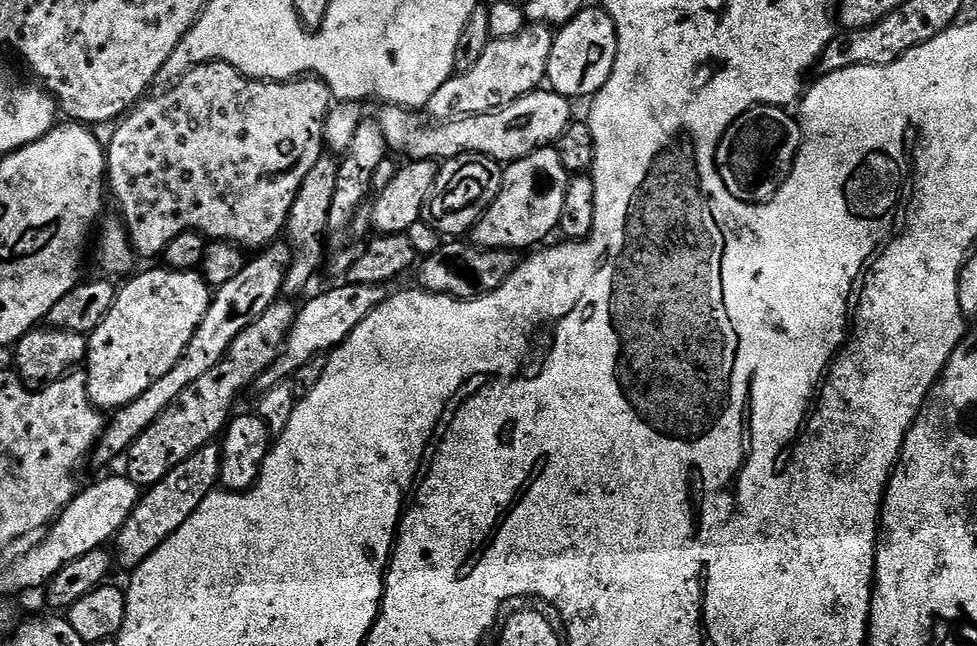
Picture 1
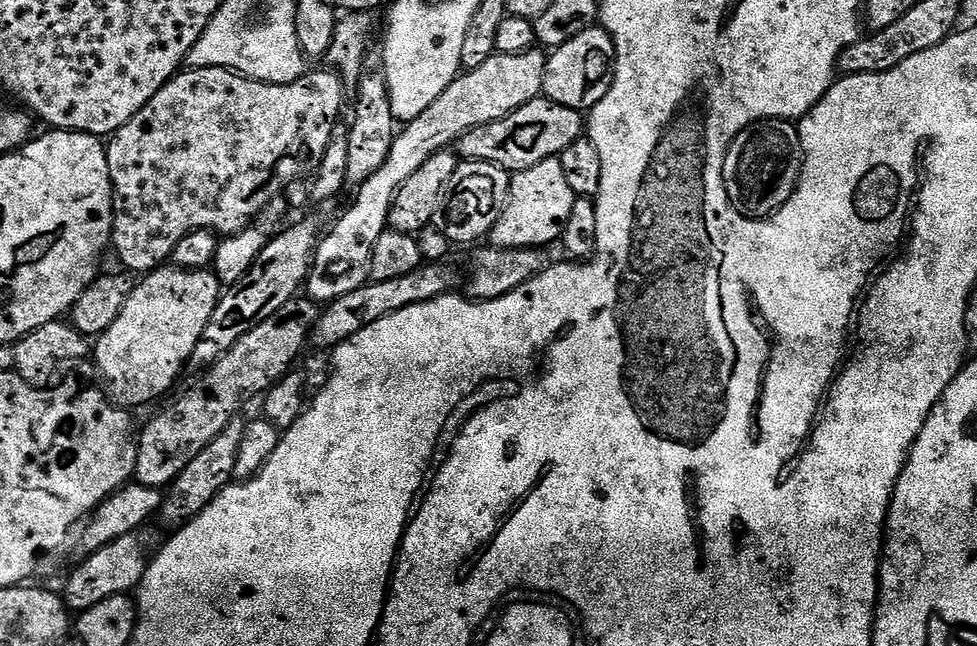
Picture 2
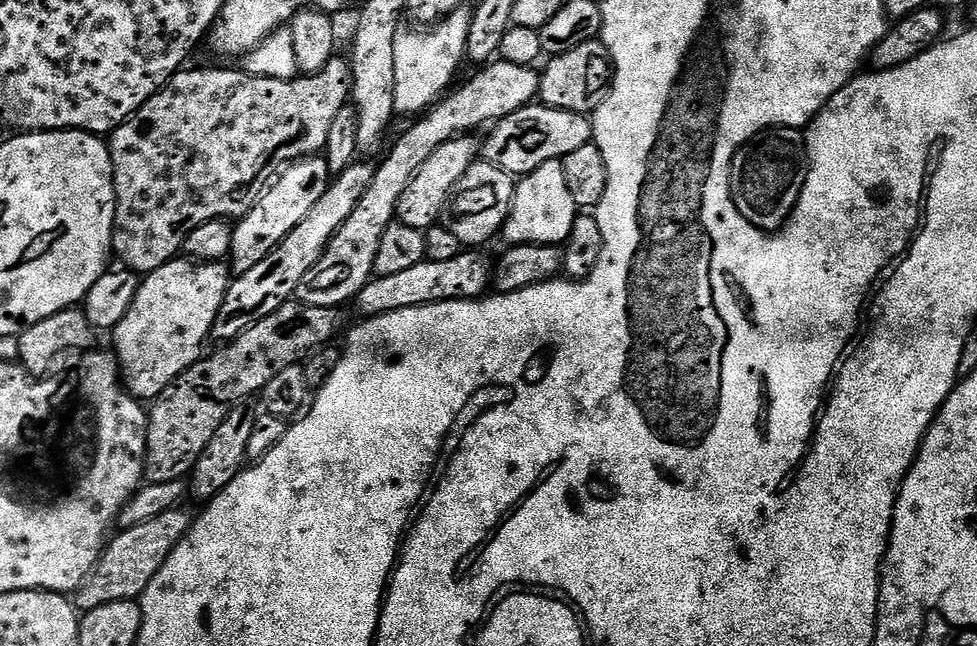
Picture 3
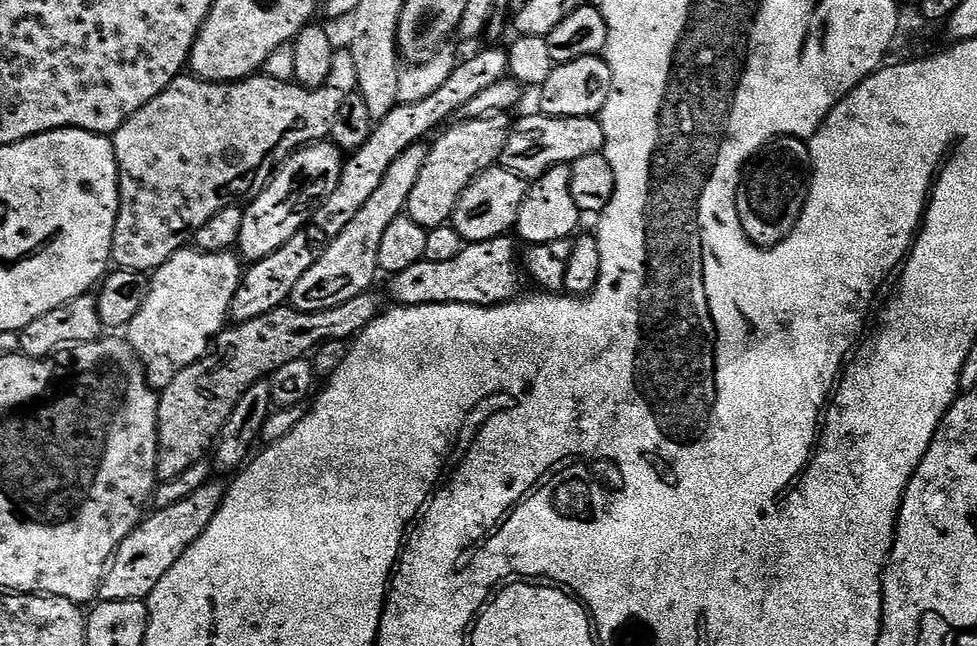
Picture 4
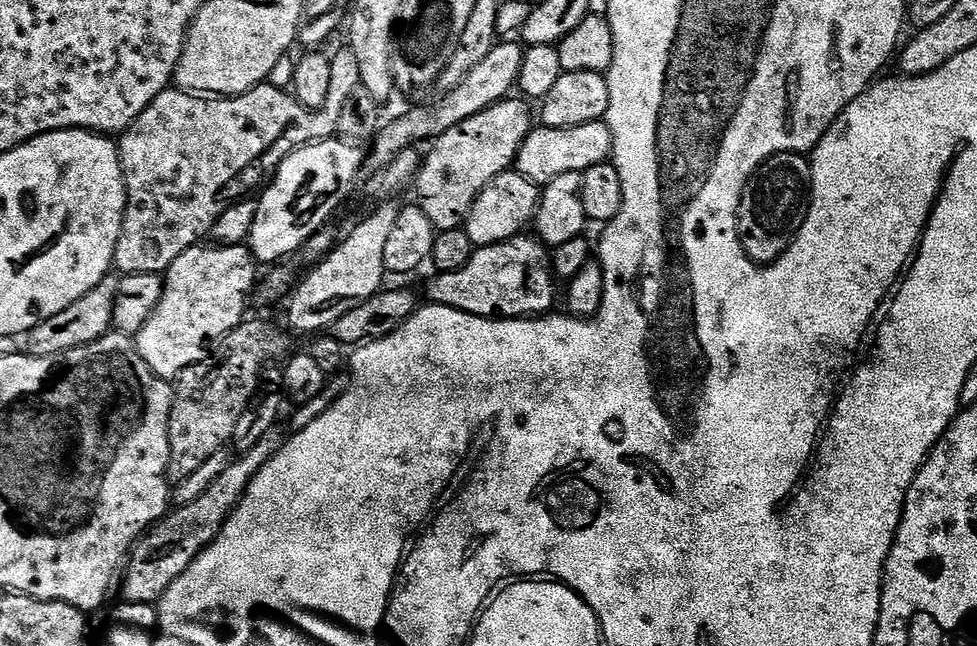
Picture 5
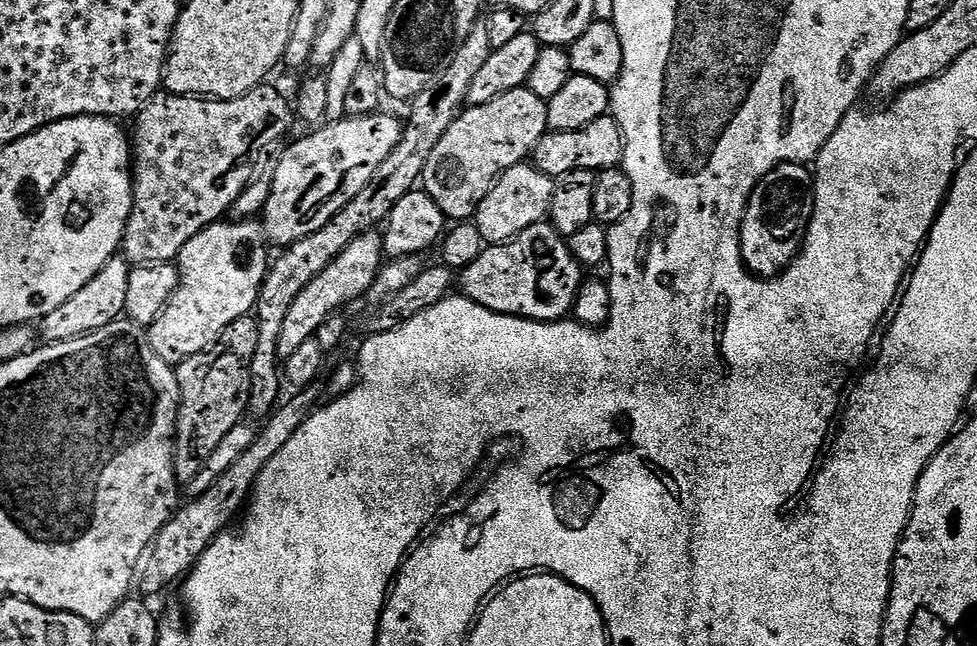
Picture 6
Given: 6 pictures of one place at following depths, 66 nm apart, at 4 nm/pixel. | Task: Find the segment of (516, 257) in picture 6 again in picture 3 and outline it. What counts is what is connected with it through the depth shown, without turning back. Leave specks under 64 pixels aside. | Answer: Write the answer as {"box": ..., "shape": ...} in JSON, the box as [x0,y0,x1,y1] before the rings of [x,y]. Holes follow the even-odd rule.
{"box":[354,250,494,317],"shape":[[[462,250],[458,258],[449,258],[447,262],[434,262],[425,258],[418,266],[410,266],[410,270],[402,270],[399,274],[386,274],[376,276],[369,280],[368,284],[354,298],[354,305],[361,313],[361,317],[381,316],[394,310],[403,308],[417,308],[423,304],[440,304],[444,300],[475,300],[483,297],[489,291],[490,281],[494,276],[494,268],[484,256],[479,256],[479,251]]]}

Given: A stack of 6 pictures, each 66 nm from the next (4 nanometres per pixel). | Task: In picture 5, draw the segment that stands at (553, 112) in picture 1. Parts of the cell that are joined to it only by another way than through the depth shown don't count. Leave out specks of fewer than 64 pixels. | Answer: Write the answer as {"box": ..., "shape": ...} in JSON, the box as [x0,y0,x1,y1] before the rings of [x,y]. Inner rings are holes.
{"box":[515,120,612,186],"shape":[[[604,120],[586,122],[573,128],[533,127],[516,155],[515,171],[522,173],[527,180],[543,186],[554,178],[571,172],[583,173],[590,166],[605,163],[612,154],[612,132]]]}

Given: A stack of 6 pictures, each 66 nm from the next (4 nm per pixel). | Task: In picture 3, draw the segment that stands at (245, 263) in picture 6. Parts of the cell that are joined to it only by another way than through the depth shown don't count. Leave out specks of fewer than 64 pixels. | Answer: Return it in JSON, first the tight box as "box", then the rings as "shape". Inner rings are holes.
{"box":[111,263,230,402],"shape":[[[223,263],[204,264],[204,270],[194,270],[194,280],[196,278],[200,284],[147,284],[141,279],[138,294],[134,302],[130,302],[130,310],[126,310],[126,318],[122,318],[111,333],[116,343],[114,354],[120,363],[121,381],[127,391],[141,402],[155,400],[170,382],[203,357],[204,343],[209,343],[214,318],[218,318],[218,310],[230,283],[230,272]]]}

